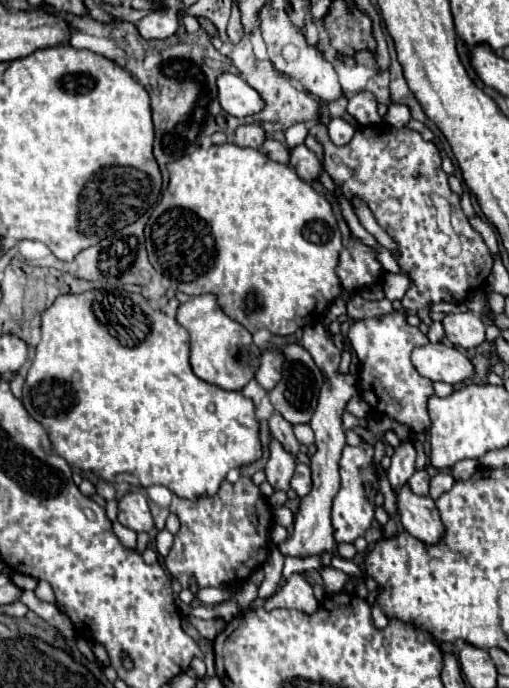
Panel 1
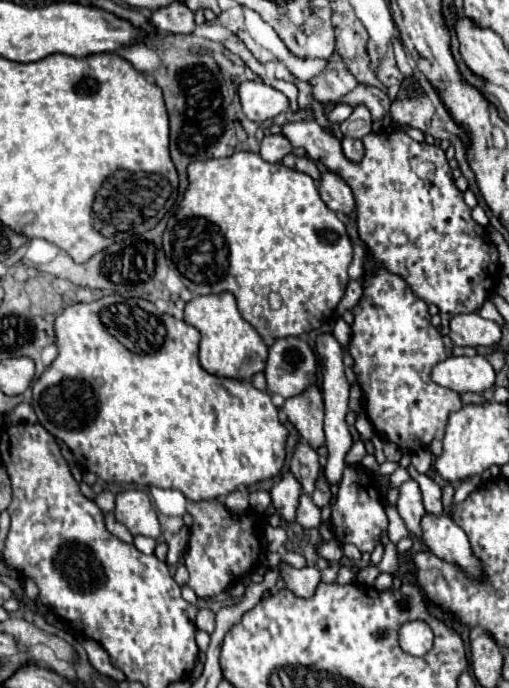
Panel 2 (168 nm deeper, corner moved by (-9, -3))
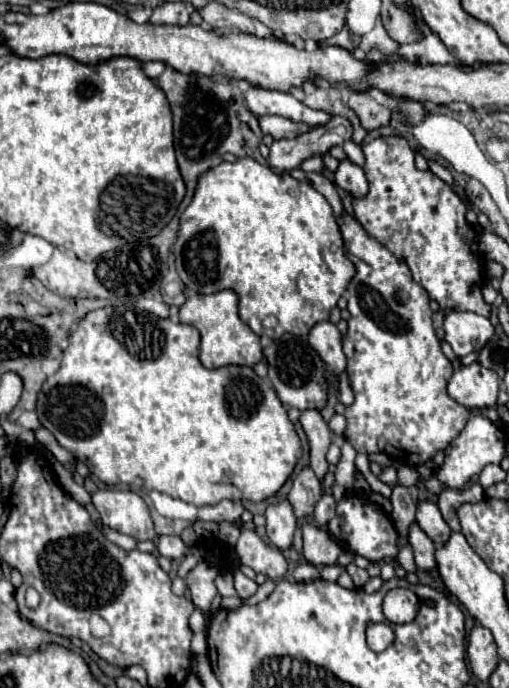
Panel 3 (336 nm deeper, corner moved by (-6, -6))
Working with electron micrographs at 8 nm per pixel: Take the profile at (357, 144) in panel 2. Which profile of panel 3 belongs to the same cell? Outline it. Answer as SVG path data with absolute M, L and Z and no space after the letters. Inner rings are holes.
M350 160L340 162L336 170L336 184L354 198L362 198L368 194L368 180L364 176L364 170Z

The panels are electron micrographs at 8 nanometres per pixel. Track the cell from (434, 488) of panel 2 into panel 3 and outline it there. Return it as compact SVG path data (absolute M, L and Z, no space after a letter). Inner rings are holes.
M420 502L418 504L418 512L416 512L416 524L420 526L420 530L424 530L428 534L428 538L434 540L434 544L446 544L446 540L450 538L450 526L444 522L438 506L434 502Z

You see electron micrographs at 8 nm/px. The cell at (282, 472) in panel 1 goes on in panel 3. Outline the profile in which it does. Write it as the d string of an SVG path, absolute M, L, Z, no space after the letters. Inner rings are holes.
M288 500L278 504L270 504L266 510L266 534L270 542L278 550L286 550L292 546L292 538L296 532L296 516Z

